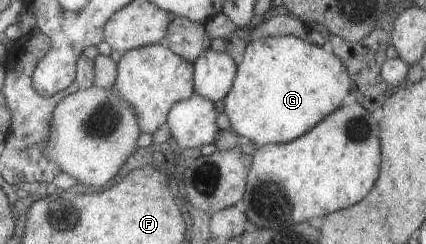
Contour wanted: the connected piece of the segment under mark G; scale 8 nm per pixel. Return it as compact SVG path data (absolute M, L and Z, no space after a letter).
M293 35L254 38L240 44L242 62L235 69L232 87L221 99L223 112L236 135L248 138L256 147L266 144L288 143L312 129L329 113L342 106L342 99L350 93L351 79L344 64L332 52L303 41Z

